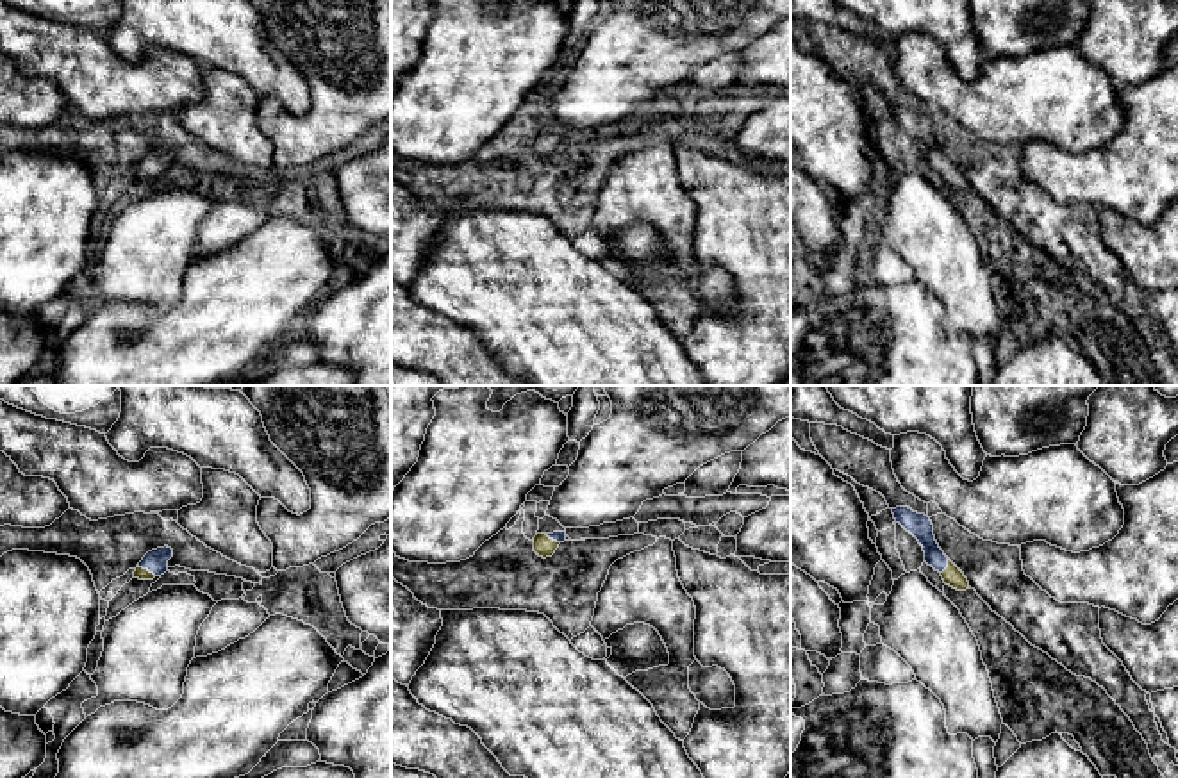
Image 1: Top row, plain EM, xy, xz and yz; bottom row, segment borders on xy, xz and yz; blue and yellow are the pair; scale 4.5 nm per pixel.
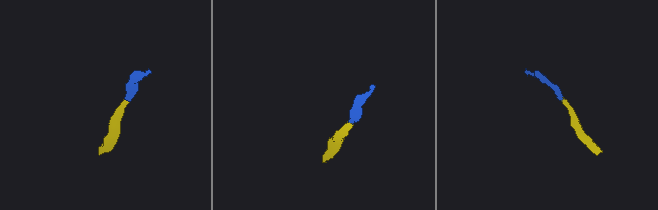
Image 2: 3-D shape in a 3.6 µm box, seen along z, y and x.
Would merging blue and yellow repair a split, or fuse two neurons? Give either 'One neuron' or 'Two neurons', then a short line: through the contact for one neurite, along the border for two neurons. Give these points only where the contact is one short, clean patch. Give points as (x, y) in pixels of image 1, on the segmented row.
One neuron. Line: xy (156, 561), (147, 568), (140, 573)

